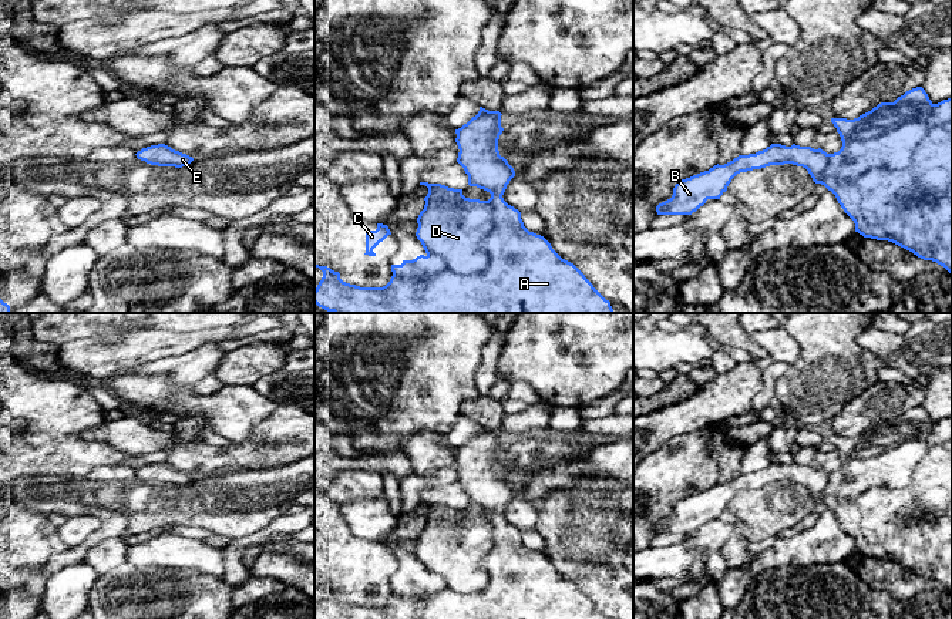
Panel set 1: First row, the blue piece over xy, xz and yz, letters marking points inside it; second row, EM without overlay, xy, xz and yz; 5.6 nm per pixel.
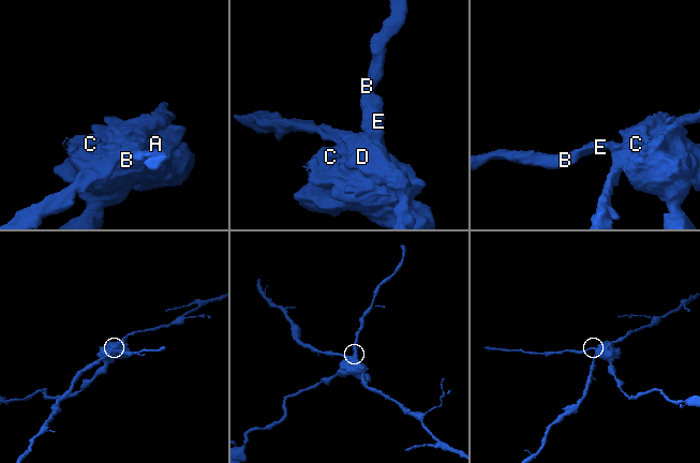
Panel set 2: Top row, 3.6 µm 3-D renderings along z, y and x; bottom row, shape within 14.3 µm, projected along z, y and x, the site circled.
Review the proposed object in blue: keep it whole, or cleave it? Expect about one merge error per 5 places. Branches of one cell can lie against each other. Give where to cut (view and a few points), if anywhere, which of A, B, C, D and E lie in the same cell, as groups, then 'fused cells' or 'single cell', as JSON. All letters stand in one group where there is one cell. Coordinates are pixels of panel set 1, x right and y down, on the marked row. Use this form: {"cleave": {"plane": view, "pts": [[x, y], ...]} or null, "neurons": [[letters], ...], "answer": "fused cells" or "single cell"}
{"cleave": null, "neurons": [["A", "B", "C", "D", "E"]], "answer": "single cell"}

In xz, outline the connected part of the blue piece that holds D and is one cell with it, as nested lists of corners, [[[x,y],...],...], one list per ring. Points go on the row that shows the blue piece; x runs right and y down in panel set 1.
[[[480,111],[461,128],[455,129],[458,145],[457,162],[468,175],[468,185],[491,194],[488,201],[470,199],[462,189],[448,188],[441,184],[420,182],[428,188],[425,205],[417,218],[416,236],[421,242],[425,256],[391,265],[393,276],[383,287],[360,287],[346,283],[340,273],[327,266],[319,266],[323,277],[314,289],[314,303],[333,313],[613,313],[606,300],[585,275],[571,262],[562,259],[541,235],[529,232],[521,219],[521,212],[508,205],[502,195],[509,181],[515,176],[514,168],[499,155],[498,139],[501,112]]]

